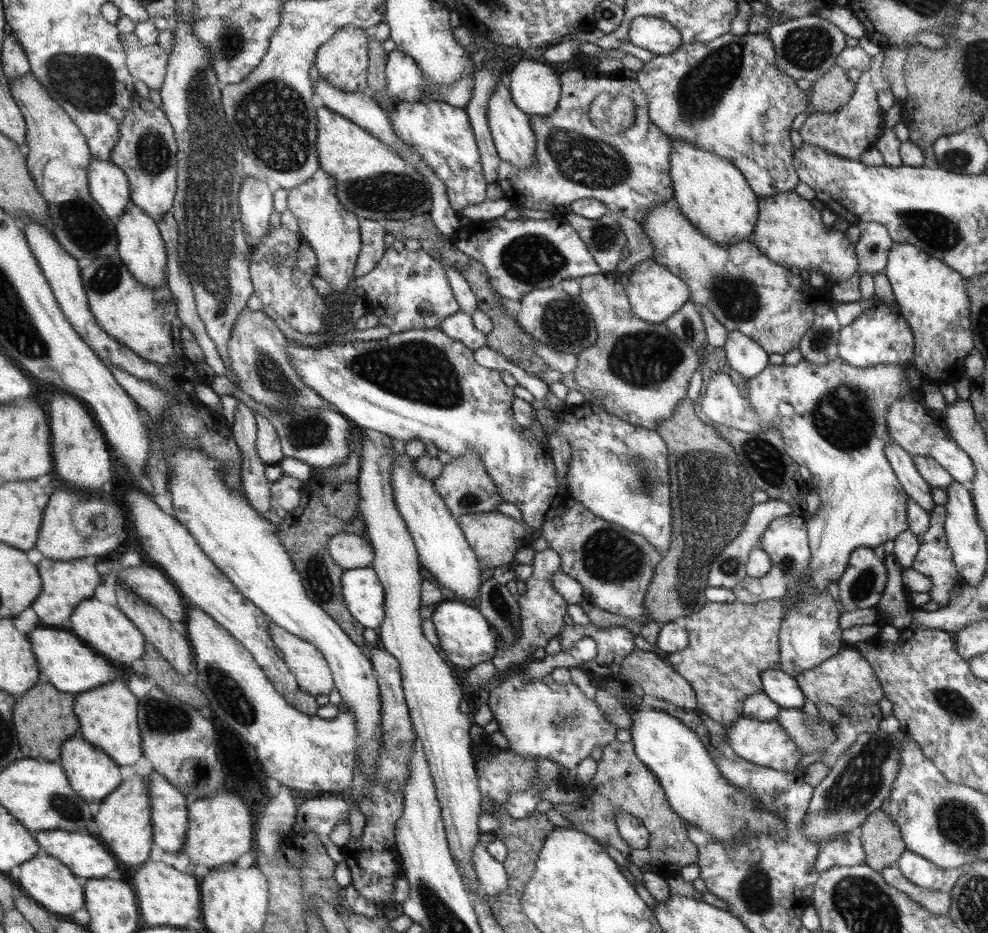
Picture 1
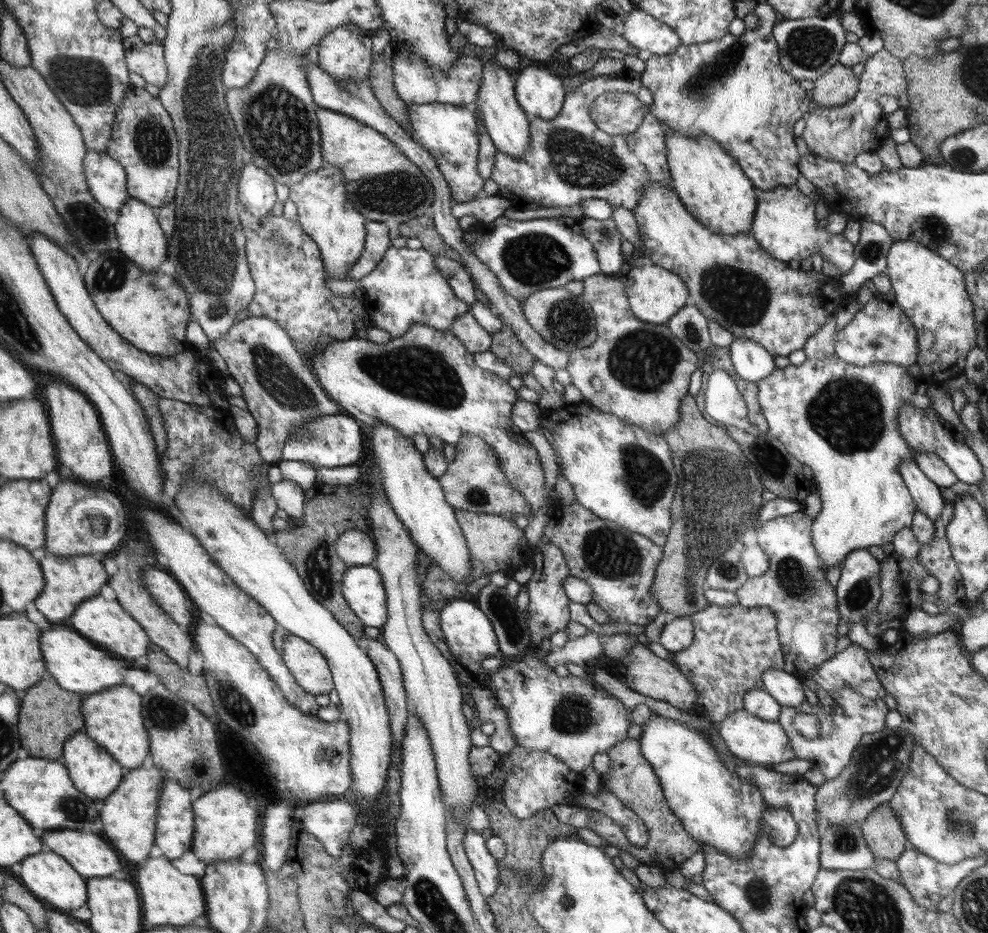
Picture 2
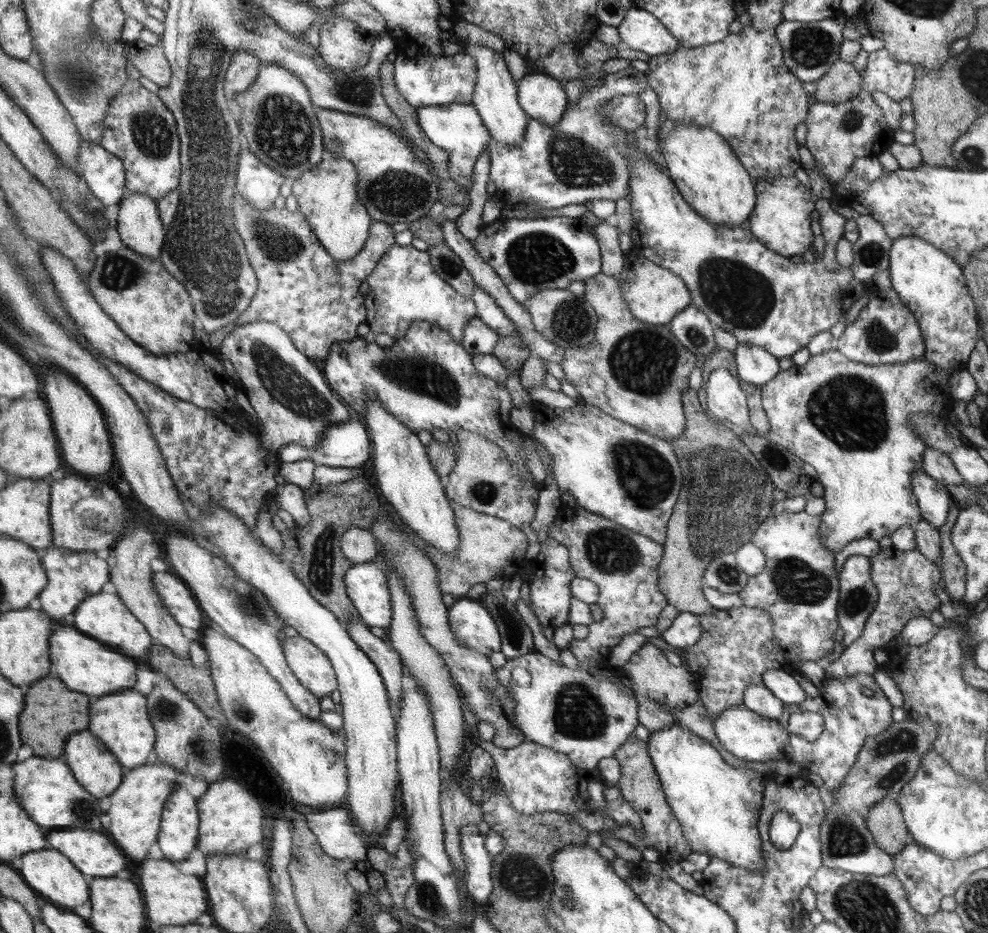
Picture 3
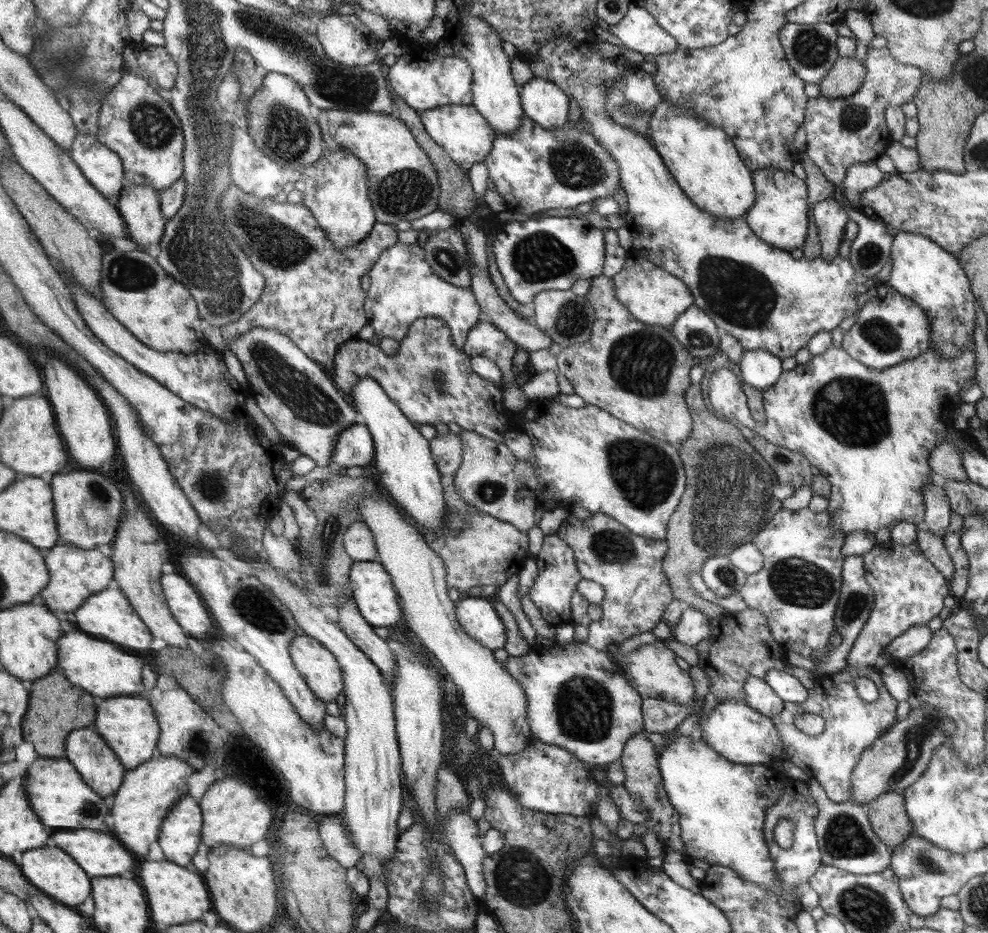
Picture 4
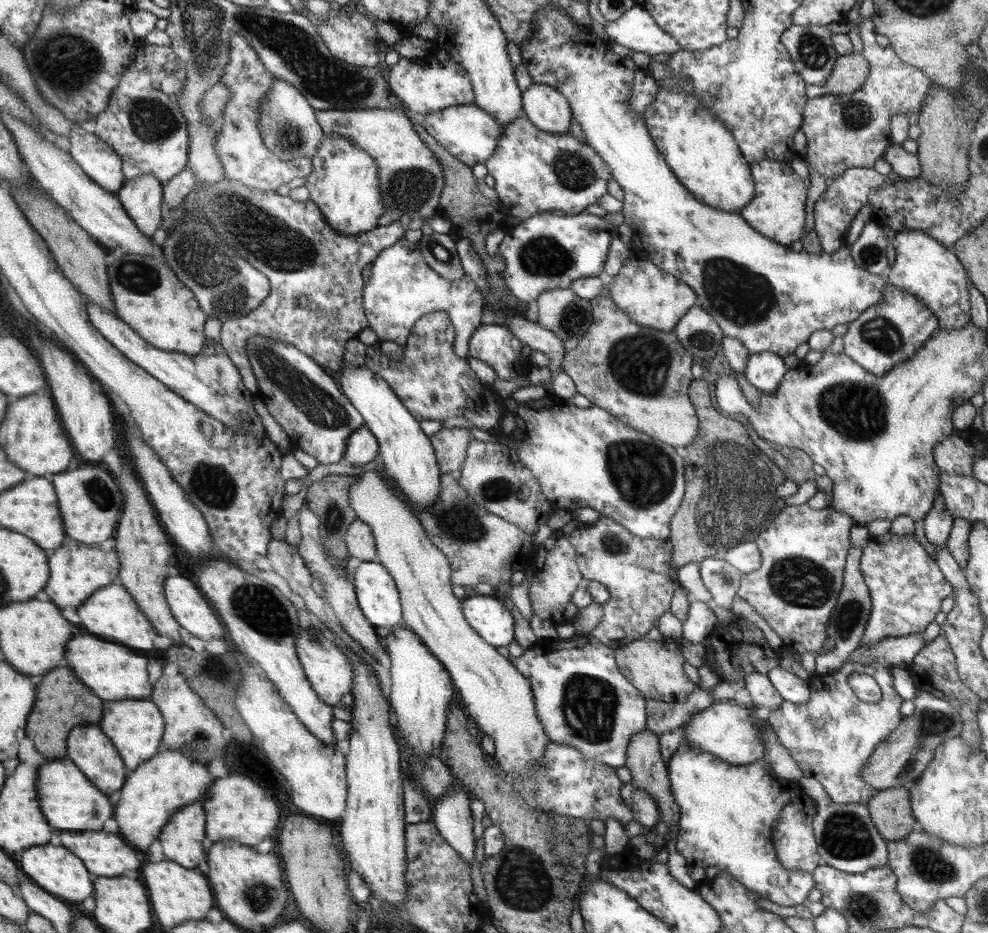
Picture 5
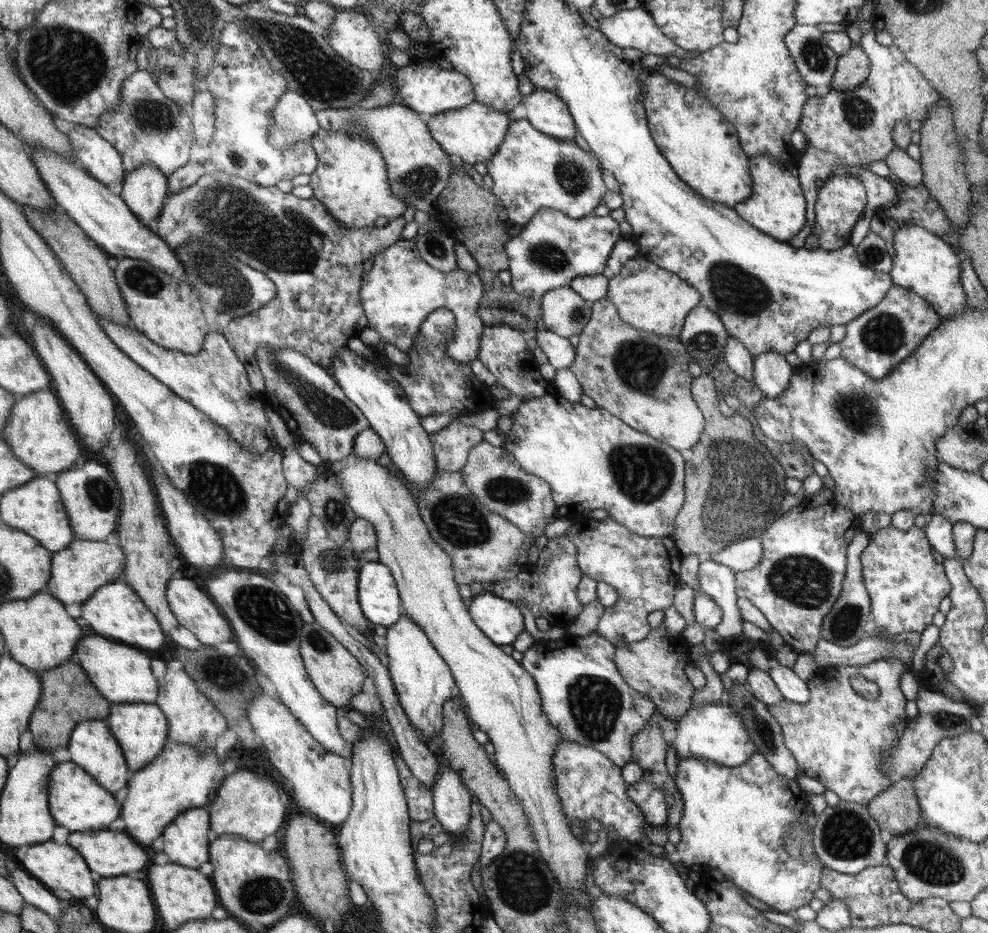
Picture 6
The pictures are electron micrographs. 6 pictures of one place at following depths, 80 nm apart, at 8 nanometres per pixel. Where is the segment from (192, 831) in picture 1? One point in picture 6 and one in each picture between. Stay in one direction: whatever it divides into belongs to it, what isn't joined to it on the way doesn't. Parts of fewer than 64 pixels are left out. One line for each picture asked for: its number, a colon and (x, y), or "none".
2: (226, 825)
3: (231, 820)
4: (234, 816)
5: (238, 809)
6: (250, 807)

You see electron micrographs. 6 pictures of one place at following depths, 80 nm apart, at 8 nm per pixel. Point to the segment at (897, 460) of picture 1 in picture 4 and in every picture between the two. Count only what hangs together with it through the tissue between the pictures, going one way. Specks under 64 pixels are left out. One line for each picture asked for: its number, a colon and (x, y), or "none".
2: (926, 494)
3: (934, 501)
4: (937, 517)

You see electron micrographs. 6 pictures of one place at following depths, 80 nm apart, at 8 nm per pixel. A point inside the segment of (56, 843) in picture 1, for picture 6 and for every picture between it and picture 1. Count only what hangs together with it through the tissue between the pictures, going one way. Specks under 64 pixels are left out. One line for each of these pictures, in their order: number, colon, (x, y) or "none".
2: (87, 853)
3: (93, 853)
4: (101, 855)
5: (108, 855)
6: (109, 853)

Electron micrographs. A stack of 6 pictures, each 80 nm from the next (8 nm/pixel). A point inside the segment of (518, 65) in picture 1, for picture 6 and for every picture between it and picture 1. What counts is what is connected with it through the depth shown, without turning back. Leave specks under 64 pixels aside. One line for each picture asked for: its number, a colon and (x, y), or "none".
2: (540, 91)
3: (543, 97)
4: (543, 101)
5: (546, 107)
6: (547, 111)

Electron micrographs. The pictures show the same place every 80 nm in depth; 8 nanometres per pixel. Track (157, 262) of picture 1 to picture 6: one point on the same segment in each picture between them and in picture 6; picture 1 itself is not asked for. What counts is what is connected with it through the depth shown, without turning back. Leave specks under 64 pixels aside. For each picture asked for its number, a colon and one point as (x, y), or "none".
2: (141, 238)
3: (140, 227)
4: (139, 206)
5: (142, 197)
6: (144, 189)

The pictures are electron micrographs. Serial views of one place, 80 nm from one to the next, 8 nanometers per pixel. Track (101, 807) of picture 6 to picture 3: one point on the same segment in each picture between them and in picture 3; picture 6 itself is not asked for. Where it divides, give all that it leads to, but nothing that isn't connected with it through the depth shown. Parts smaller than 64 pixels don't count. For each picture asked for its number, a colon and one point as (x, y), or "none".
3: (51, 794)
4: (61, 798)
5: (69, 800)

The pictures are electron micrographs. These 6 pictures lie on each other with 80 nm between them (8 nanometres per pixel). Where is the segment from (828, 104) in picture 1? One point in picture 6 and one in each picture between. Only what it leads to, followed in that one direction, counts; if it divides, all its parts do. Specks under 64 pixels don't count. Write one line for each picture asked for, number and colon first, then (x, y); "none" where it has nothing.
2: (837, 88)
3: (843, 82)
4: (847, 76)
5: (851, 72)
6: (854, 67)

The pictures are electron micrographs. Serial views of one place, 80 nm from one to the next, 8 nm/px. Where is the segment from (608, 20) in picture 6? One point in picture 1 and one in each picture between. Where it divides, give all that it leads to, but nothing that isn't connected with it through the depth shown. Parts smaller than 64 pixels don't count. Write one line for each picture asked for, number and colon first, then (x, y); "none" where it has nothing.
1: (660, 37)
2: (650, 36)
3: (640, 31)
4: (639, 31)
5: (637, 30)

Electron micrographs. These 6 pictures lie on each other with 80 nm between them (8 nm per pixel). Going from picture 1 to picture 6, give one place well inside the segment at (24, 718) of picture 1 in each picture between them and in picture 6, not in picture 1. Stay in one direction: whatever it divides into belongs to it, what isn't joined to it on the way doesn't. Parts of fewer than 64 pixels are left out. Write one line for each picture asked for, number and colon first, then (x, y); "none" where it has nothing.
2: (48, 714)
3: (50, 705)
4: (55, 704)
5: (63, 702)
6: (69, 697)

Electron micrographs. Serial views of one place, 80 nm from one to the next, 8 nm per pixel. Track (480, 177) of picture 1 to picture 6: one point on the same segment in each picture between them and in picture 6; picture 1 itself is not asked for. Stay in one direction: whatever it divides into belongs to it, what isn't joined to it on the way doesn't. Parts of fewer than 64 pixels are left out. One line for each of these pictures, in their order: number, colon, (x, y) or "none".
2: (450, 133)
3: (458, 129)
4: (461, 131)
5: (471, 135)
6: (473, 134)

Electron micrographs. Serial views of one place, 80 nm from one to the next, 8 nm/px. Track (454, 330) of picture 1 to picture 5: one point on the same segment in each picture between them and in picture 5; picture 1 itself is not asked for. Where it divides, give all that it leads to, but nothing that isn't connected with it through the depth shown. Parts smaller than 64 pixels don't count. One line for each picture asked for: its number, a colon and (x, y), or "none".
2: (476, 338)
3: (478, 339)
4: (484, 339)
5: (496, 344)

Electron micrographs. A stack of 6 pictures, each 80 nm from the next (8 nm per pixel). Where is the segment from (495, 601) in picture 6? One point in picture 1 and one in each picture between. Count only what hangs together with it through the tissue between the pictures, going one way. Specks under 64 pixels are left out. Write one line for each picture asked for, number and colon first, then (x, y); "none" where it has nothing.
1: (467, 638)
2: (469, 633)
3: (472, 622)
4: (477, 615)
5: (487, 614)

